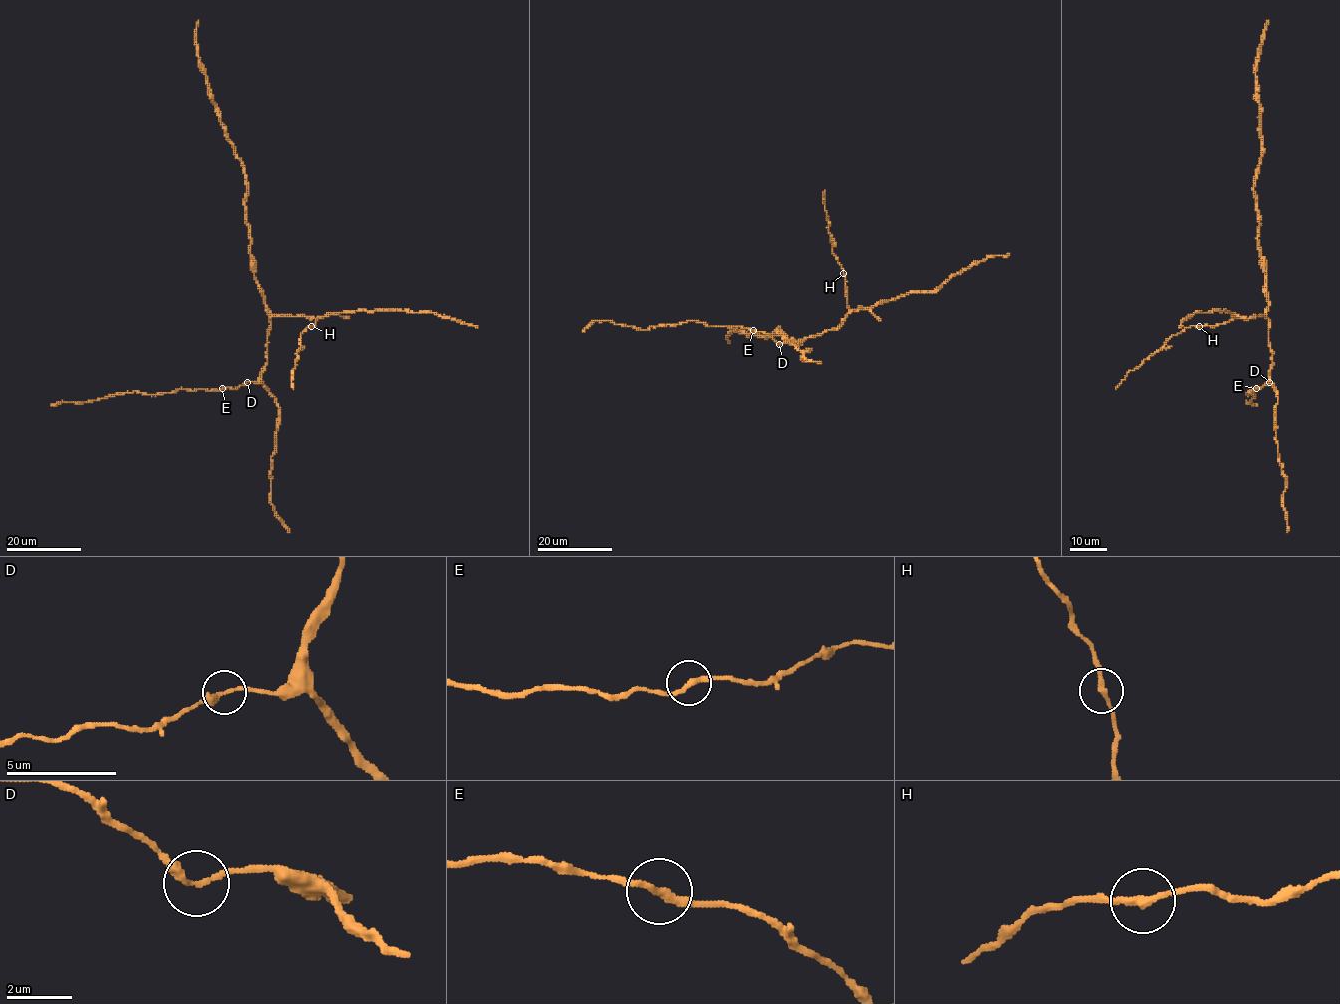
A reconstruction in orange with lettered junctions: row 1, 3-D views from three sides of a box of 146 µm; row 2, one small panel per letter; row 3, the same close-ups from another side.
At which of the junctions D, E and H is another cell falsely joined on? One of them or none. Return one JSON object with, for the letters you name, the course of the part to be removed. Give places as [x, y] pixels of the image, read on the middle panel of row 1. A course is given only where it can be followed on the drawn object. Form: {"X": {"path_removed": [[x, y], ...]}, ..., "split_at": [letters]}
{"split_at": []}

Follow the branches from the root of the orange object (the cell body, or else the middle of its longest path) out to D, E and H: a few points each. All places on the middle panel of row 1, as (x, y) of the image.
D: (796, 342), (802, 343), (798, 346), (779, 343)
E: (796, 342), (802, 343), (798, 346), (778, 343), (766, 334), (753, 330)
H: (796, 342), (835, 329), (849, 312), (843, 273)

